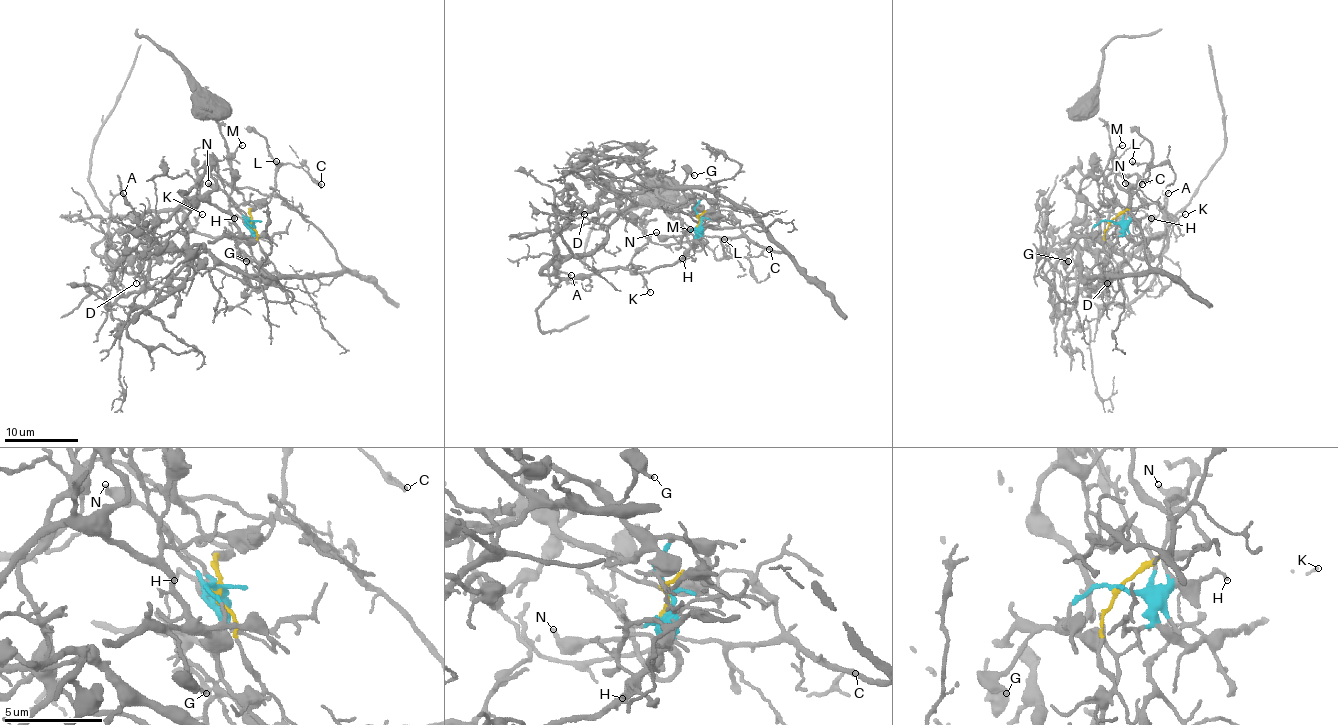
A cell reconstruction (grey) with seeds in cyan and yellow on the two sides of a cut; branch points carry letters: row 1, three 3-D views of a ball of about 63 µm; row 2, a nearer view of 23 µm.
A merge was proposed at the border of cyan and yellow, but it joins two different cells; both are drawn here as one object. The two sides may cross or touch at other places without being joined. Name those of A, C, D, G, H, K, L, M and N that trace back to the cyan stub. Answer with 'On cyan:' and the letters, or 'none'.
On cyan: A, D, G, H, K, M, N

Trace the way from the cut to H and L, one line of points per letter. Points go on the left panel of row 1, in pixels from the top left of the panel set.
H: (252, 221), (243, 221), (237, 215), (234, 219)
L: (252, 221), (254, 208), (241, 191), (270, 195), (281, 164), (276, 160)

